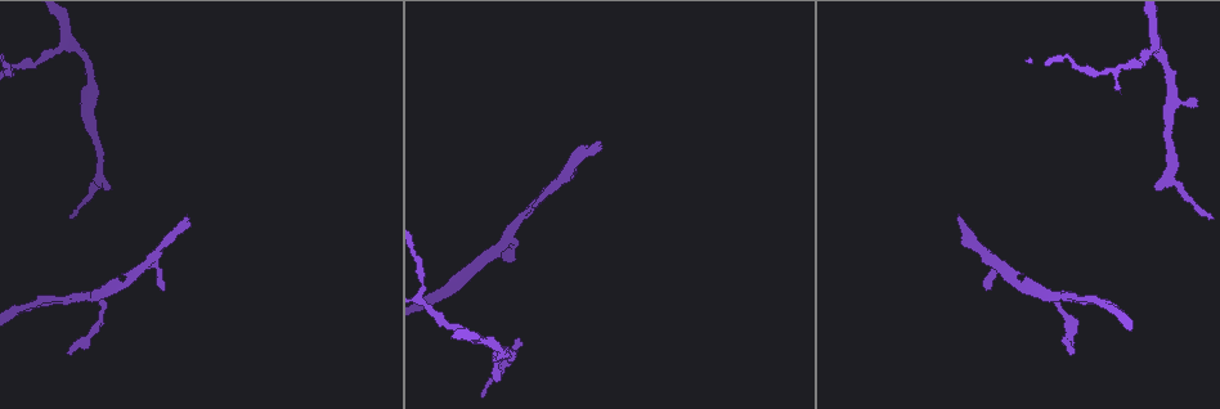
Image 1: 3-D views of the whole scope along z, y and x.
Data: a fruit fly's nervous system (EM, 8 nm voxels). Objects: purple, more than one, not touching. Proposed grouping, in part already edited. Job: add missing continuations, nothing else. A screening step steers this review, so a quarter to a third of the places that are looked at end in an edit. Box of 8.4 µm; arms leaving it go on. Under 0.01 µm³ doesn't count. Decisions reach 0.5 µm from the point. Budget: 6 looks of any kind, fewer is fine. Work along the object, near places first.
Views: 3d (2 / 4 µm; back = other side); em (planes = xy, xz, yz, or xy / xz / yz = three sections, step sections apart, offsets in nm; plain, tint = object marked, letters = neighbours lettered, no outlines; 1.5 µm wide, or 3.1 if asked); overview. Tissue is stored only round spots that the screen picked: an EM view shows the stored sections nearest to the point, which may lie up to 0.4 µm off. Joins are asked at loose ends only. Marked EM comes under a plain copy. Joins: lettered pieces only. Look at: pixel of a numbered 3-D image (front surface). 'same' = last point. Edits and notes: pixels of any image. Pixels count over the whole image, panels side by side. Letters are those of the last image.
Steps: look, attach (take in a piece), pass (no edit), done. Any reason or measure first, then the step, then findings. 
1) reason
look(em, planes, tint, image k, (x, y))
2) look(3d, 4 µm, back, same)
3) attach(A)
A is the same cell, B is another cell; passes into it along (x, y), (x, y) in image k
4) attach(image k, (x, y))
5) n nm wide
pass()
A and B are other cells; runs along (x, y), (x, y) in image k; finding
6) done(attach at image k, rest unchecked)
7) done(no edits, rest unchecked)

tapers out
look(3d, 4 µm, image 1, (69, 353))

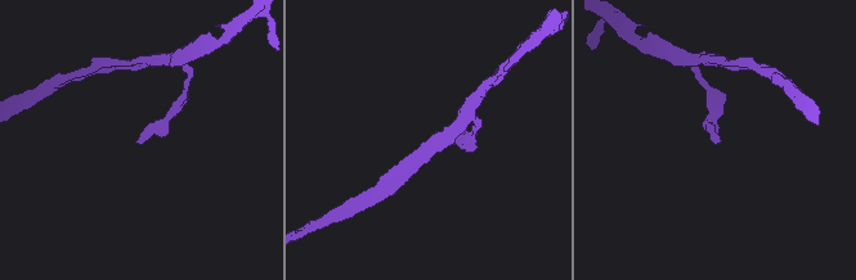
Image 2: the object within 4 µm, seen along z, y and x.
look(em, planes, letters, image 2, (139, 142))

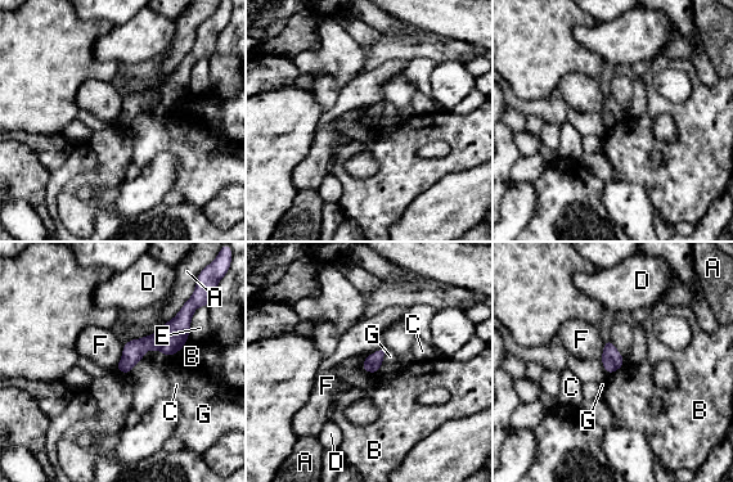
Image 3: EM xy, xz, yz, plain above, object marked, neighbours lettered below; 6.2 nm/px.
110 nm wide
pass()
A, B, C, D, E, F and G are other cells; border along (188, 338), (169, 357) in image 3; no lettered piece goes on from it

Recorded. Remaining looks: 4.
an open end
look(3d, 2 µm, back, image 1, (958, 215))

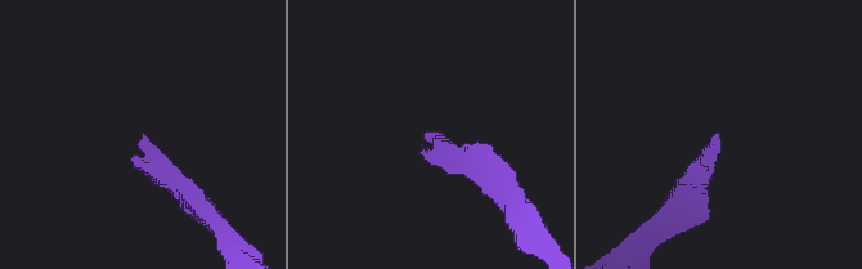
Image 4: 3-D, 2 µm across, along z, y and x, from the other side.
need the tissue
look(em, 3.1 µm, xy, step 16, letters, image 4, (430, 134))

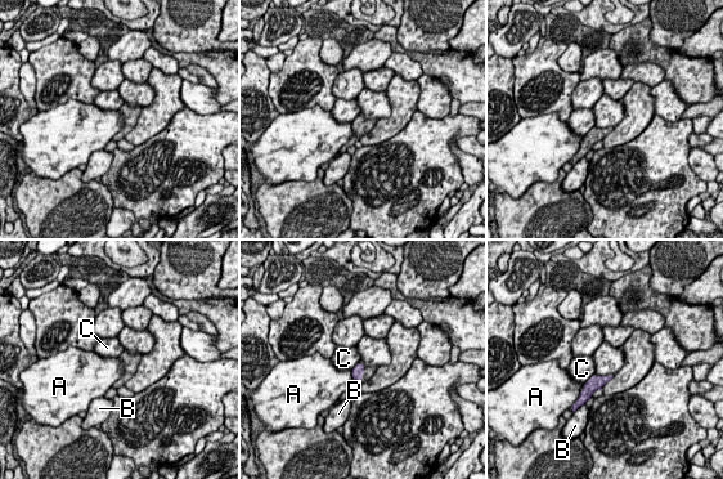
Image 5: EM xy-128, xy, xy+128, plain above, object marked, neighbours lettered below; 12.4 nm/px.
look(em, 3.1 µm, planes, letters, same)

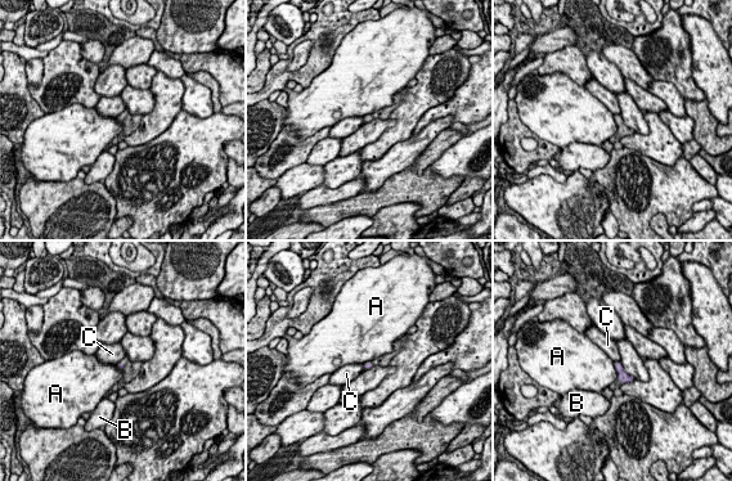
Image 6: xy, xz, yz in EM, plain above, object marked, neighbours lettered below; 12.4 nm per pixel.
pass()
A, B and C are other cells; border along (614, 365), (618, 377) in image 6; none of them fits

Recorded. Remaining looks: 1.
done(no edits, rest unchecked)

